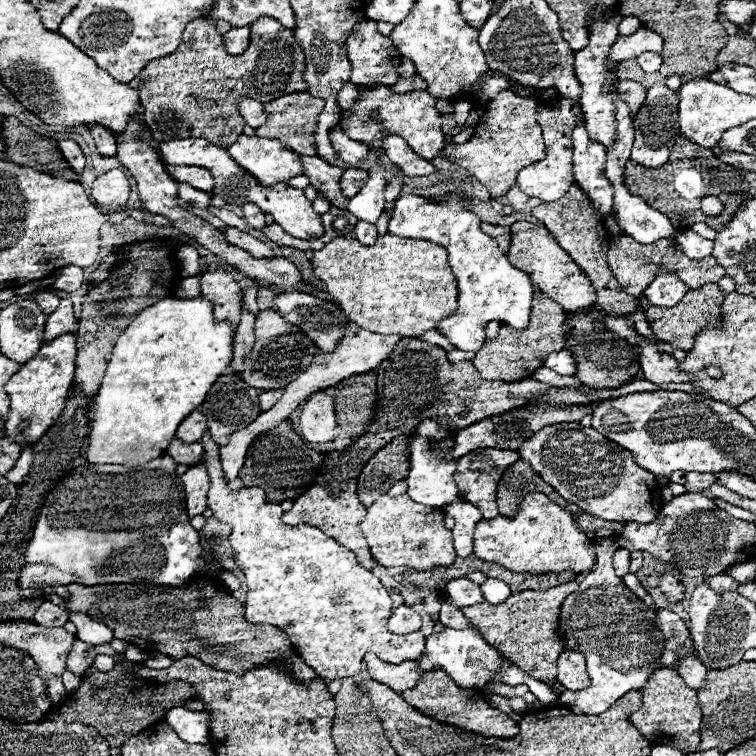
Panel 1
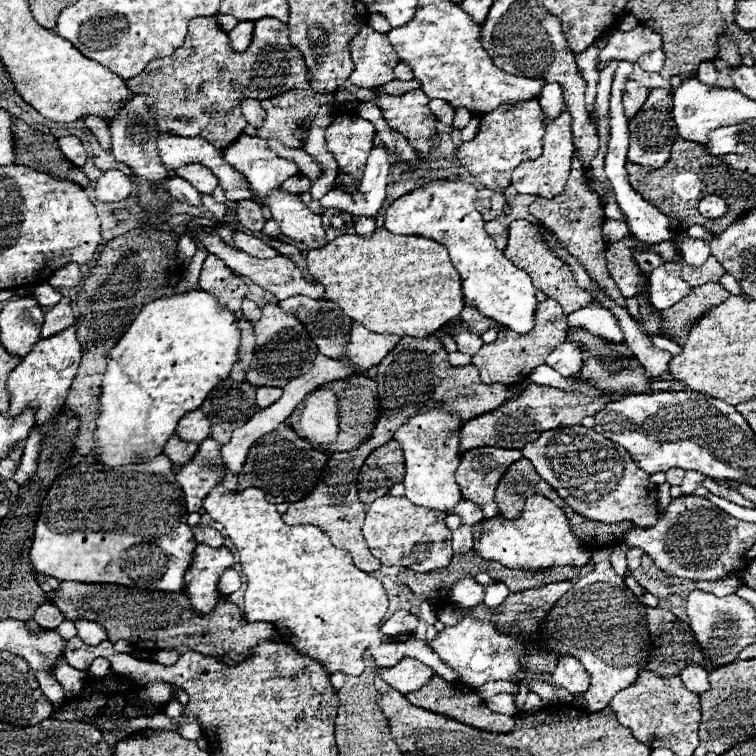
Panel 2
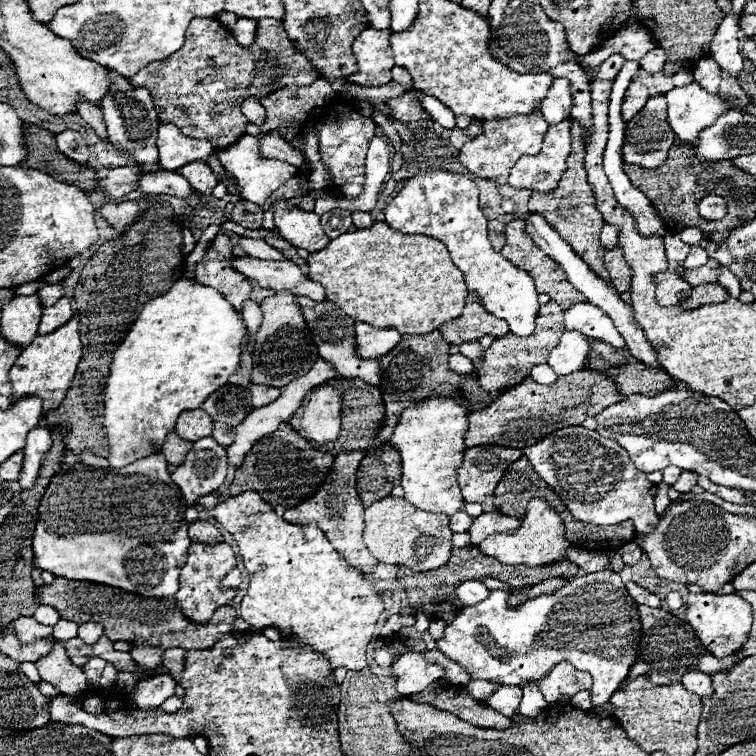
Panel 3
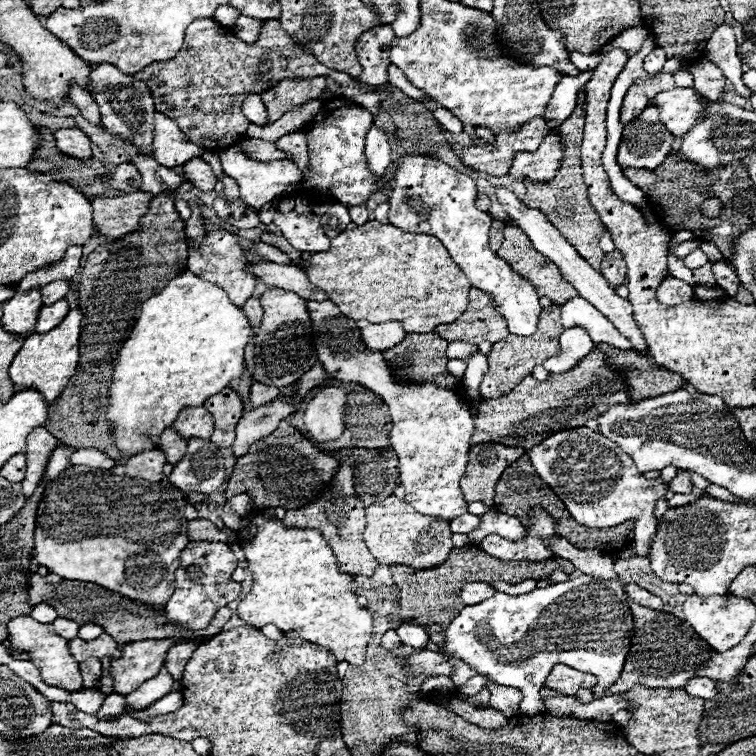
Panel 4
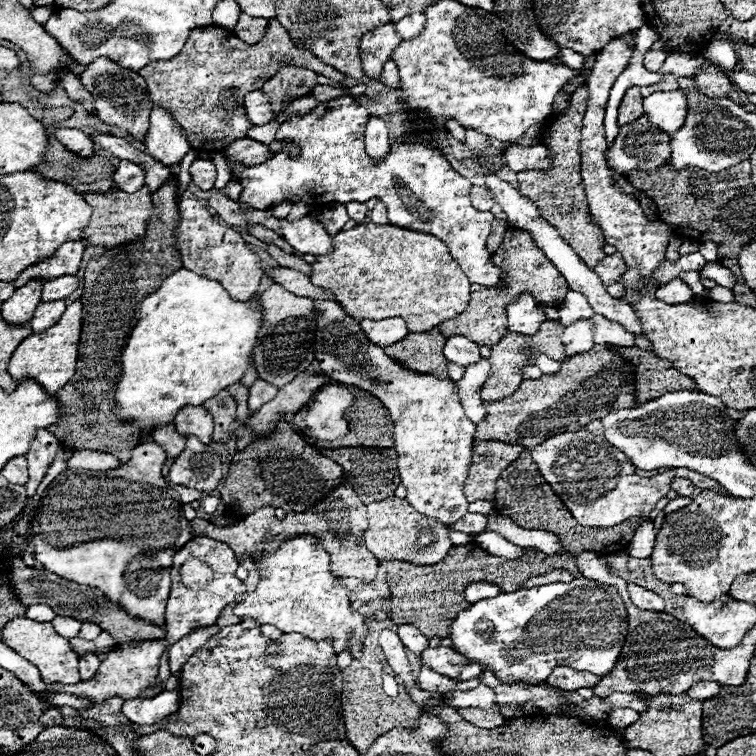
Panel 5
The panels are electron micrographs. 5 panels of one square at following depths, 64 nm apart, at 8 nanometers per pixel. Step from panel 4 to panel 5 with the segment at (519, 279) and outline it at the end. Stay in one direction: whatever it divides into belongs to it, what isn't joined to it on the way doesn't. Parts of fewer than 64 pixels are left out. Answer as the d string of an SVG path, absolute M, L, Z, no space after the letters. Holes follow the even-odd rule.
M340 96L340 98L332 99L329 102L320 102L320 106L316 110L312 110L310 114L306 114L302 118L290 118L286 124L280 126L276 138L296 142L302 148L300 158L294 160L288 154L278 152L268 162L256 164L256 166L228 164L230 172L234 176L238 176L240 184L242 184L240 202L246 202L256 210L266 210L266 208L272 208L282 202L290 202L290 204L304 202L308 206L316 206L316 204L330 204L330 202L338 202L338 204L366 202L374 196L380 196L380 202L384 202L388 208L390 224L406 228L406 230L414 230L414 232L426 232L426 234L440 238L448 246L452 258L462 266L462 270L466 272L466 276L470 278L472 284L482 284L482 286L490 286L490 288L498 286L502 282L504 270L494 266L492 254L486 250L486 238L490 234L490 224L492 224L494 216L490 212L480 212L472 206L472 202L470 202L472 182L466 180L464 176L460 176L450 166L446 156L442 156L440 150L426 146L424 142L396 144L396 146L392 146L386 160L374 166L374 162L370 160L370 156L364 150L364 132L369 117L370 113L367 112L367 109L360 106L354 98ZM530 292L520 294L518 300L512 300L506 306L508 330L526 334L526 336L536 334L542 324L542 318L544 318L544 312L538 312L538 310L540 310L540 306L538 306L538 302L534 302L534 296Z

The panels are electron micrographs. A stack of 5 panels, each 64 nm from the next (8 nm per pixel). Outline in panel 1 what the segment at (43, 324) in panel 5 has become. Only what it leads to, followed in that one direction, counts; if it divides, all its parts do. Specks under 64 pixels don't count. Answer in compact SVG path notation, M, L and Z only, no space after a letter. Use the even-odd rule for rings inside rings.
M64 298L60 302L60 306L56 308L56 312L52 312L46 320L46 328L44 328L44 342L52 342L54 338L62 336L62 334L72 334L78 330L78 320L74 318L72 312L72 302L68 298Z

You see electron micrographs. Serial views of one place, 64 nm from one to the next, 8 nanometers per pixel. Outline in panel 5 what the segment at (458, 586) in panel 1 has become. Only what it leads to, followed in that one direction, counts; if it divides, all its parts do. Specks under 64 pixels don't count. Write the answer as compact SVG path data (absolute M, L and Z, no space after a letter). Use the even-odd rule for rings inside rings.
M474 582L470 586L466 586L464 590L464 598L468 602L478 602L482 598L492 598L494 594L498 594L500 588L496 584L490 584L490 582Z

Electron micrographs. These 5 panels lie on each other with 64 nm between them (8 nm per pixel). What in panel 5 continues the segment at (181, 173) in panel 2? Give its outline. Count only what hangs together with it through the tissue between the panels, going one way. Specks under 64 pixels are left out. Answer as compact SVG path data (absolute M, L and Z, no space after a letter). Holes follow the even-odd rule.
M194 160L190 166L190 174L194 184L200 190L212 190L216 180L216 166L212 160Z

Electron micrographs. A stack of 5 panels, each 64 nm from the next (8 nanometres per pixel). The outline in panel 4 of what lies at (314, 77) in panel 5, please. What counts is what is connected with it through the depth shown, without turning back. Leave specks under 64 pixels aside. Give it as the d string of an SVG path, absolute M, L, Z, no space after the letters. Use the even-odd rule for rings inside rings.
M318 76L312 80L282 80L278 86L262 92L262 102L268 108L268 122L272 124L282 118L286 112L296 110L298 106L310 100L324 100L332 96L326 86L326 78Z

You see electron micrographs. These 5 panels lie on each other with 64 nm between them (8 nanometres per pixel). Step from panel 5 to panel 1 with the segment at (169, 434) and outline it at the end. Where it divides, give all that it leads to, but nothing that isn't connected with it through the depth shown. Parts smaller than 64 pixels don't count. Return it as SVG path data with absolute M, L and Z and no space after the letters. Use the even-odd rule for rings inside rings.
M174 440L170 444L170 448L166 450L166 454L170 454L176 464L186 464L186 466L194 466L196 462L202 460L202 454L204 454L204 448L200 442L194 442L194 444L184 444L180 440Z

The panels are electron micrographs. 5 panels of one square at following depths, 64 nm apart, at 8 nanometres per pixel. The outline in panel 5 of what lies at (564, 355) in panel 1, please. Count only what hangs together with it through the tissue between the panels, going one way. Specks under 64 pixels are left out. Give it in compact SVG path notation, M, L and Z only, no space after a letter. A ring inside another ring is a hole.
M578 320L570 326L566 326L566 330L562 334L562 344L564 344L568 360L570 360L570 356L578 356L578 354L588 352L594 346L592 324L588 320ZM526 350L526 354L534 360L534 365L538 366L544 374L556 374L556 372L560 372L560 368L564 364L564 362L556 362L547 355L538 354L531 350Z

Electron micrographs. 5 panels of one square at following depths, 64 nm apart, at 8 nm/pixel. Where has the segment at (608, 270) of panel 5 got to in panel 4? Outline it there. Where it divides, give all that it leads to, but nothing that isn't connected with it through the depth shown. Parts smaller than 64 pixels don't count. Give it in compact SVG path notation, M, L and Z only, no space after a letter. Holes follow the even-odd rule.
M618 250L606 254L606 258L602 260L600 268L602 268L600 270L602 276L610 282L612 288L618 288L618 286L626 284L626 272L628 270L626 270L626 262L624 262L624 258L622 258L622 254Z

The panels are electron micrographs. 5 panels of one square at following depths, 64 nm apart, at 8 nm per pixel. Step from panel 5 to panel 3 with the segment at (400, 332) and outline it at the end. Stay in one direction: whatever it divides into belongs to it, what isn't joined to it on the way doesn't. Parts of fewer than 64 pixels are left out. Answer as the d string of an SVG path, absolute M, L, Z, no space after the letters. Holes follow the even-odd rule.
M356 322L356 354L362 360L374 360L386 356L402 338L398 330L390 328L372 328L366 322Z

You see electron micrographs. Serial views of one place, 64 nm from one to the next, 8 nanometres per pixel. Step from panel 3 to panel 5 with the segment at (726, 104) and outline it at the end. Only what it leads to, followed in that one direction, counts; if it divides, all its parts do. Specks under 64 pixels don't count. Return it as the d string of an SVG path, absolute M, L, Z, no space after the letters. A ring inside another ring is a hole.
M680 88L674 92L654 92L644 98L644 114L650 116L654 126L674 136L686 122L688 98Z

